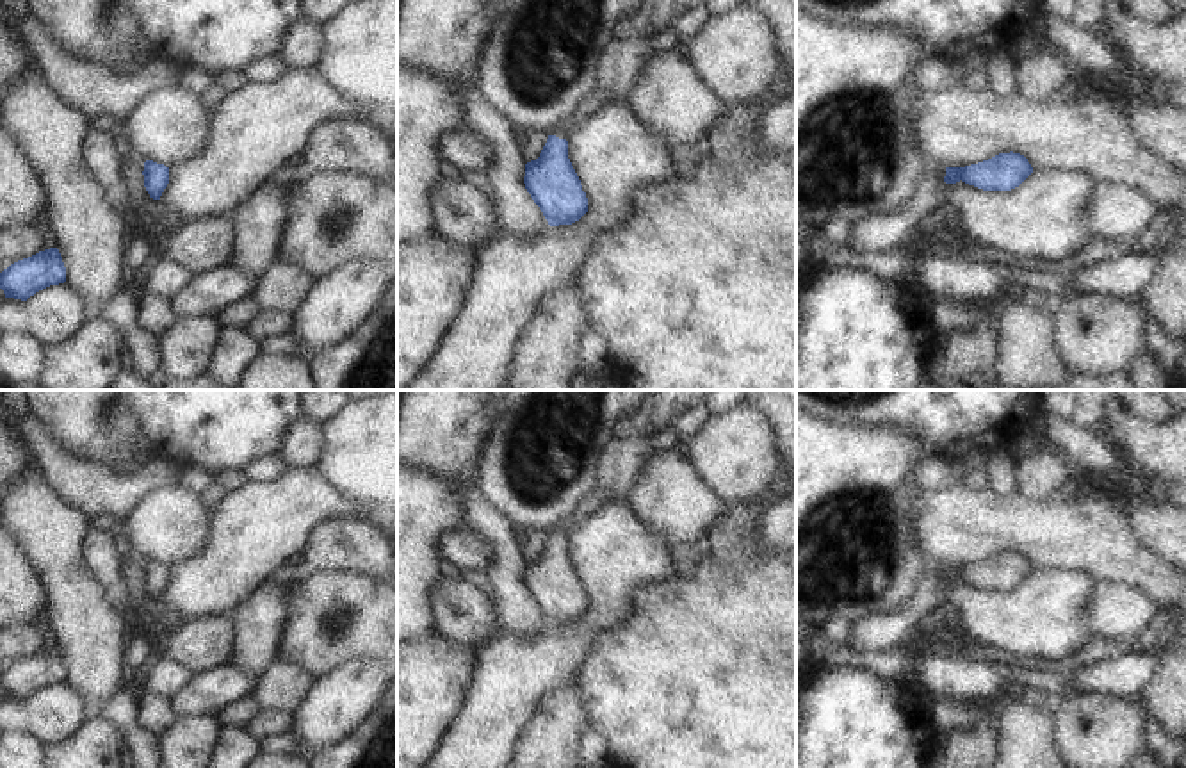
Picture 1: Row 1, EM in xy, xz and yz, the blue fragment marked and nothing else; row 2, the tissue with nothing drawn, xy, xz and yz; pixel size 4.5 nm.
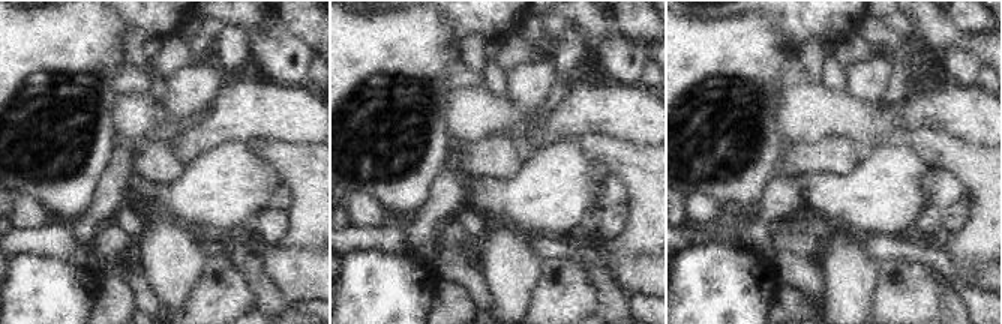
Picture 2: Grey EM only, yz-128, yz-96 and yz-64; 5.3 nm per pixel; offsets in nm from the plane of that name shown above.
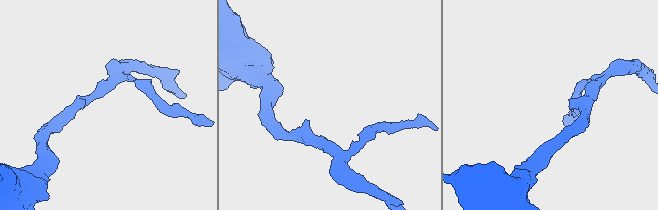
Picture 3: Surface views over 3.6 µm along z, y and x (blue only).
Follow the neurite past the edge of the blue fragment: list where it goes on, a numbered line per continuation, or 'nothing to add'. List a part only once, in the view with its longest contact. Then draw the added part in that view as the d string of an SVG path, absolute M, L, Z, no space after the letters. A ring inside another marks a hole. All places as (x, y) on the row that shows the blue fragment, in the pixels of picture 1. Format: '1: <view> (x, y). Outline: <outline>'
1: xz (563, 127). Outline: M566 118L566 119L561 119L557 125L554 125L550 128L550 135L556 135L559 139L566 139L568 132L573 128L575 125L575 119L573 118Z

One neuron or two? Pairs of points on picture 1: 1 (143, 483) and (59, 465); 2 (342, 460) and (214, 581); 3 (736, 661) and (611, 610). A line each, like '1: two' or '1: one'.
1: one
2: two
3: two

